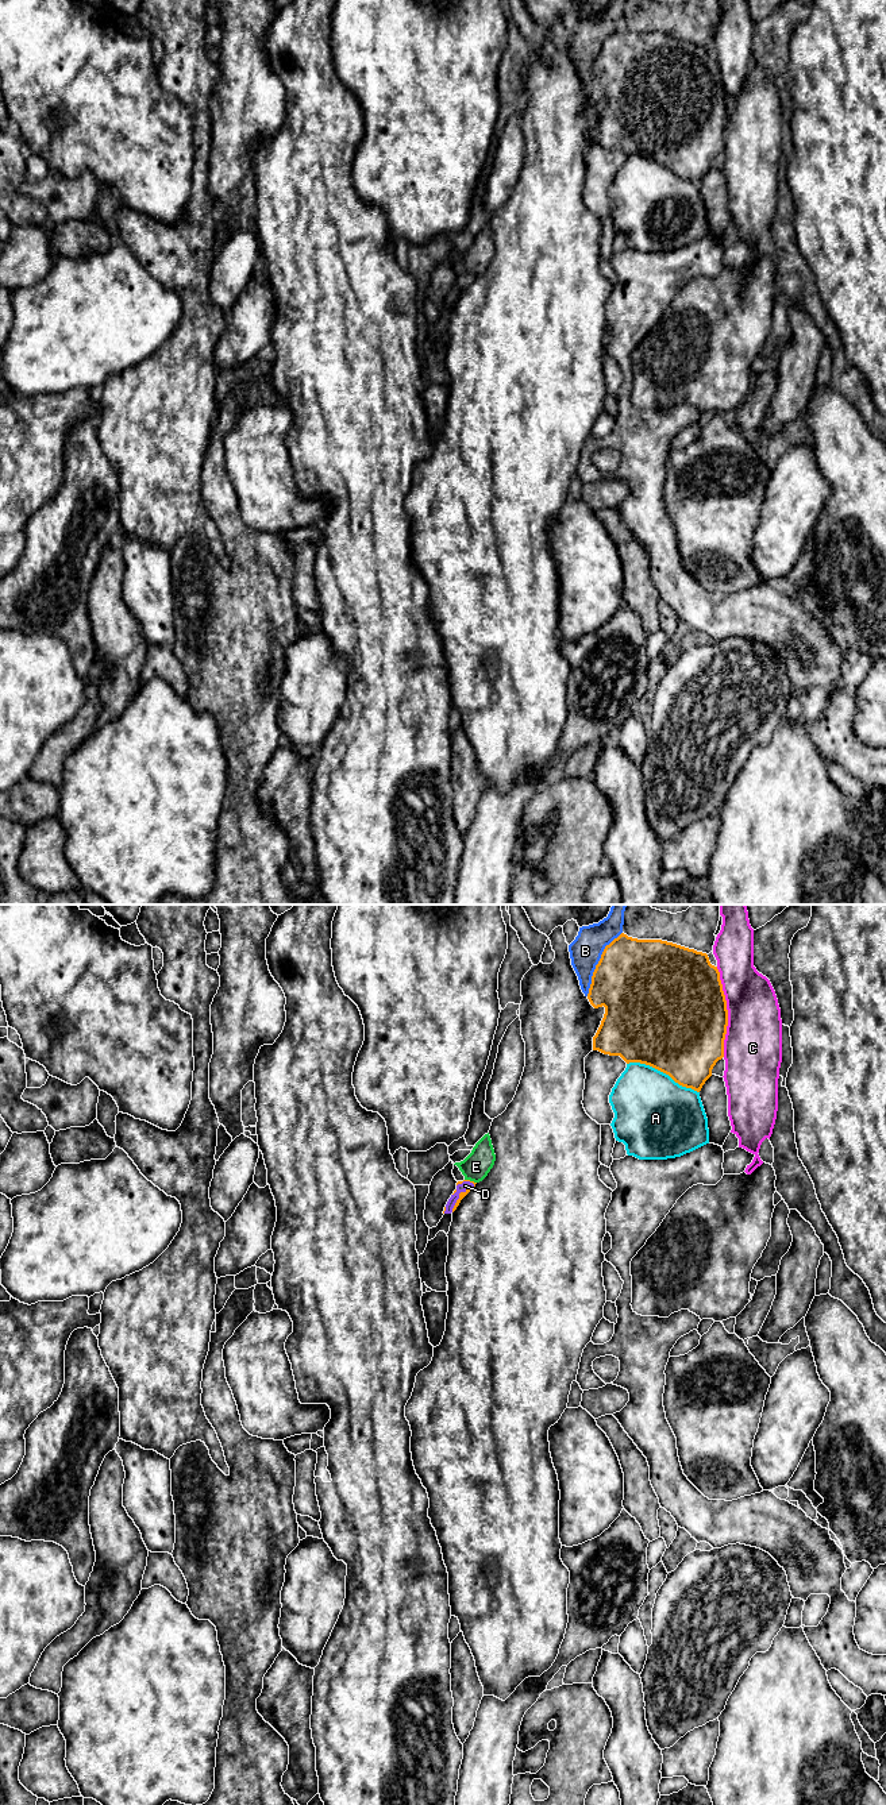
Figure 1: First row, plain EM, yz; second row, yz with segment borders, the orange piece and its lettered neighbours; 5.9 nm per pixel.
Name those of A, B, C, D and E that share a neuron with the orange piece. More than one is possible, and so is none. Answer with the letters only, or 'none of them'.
D

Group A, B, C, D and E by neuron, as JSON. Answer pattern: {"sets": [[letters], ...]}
{"sets": [["A"], ["B"], ["C"], ["D"], ["E"]]}

